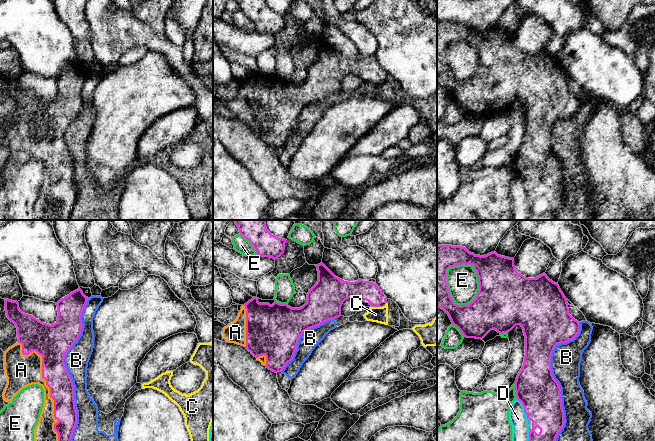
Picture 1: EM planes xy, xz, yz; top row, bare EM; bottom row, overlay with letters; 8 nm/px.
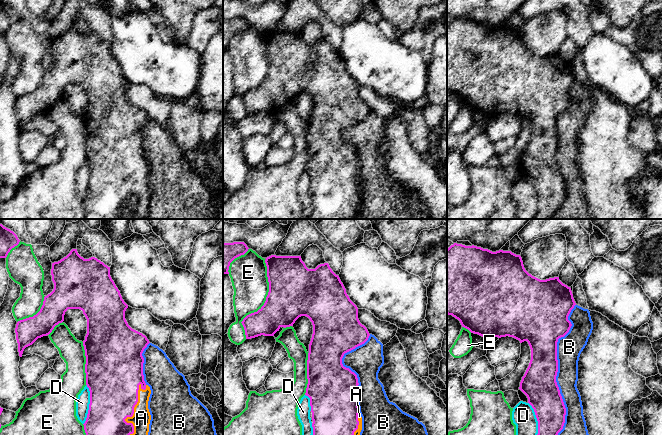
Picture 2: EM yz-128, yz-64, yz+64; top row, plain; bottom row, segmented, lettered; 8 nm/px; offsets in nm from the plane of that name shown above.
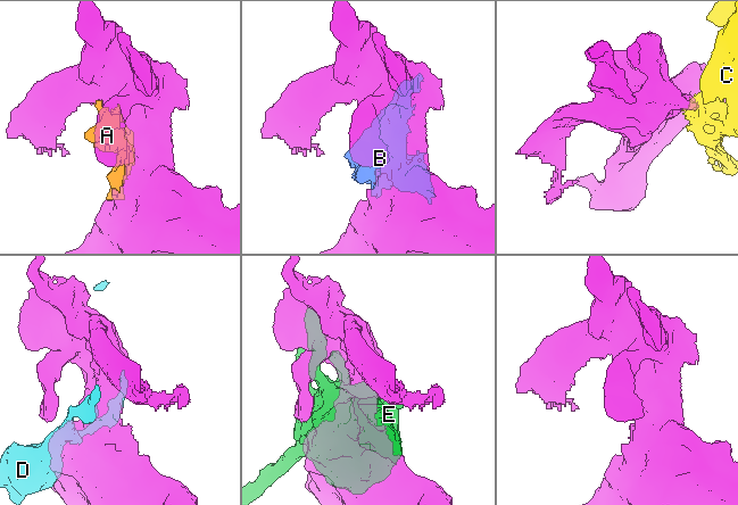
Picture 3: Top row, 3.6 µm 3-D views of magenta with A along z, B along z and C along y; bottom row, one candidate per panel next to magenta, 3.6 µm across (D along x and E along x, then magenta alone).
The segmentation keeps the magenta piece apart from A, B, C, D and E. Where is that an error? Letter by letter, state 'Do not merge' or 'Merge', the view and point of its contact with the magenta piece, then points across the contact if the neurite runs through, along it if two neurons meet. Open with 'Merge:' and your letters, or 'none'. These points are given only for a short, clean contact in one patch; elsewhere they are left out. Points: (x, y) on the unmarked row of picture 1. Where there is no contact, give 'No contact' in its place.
Merge: A
A: Merge. Touches magenta at xy (46, 160)
B: Do not merge. Touches magenta at xy (67, 147)
C: Do not merge. Touches magenta at xz (375, 82)
D: Do not merge. Touches magenta at yz (523, 182)
E: Do not merge. Touches magenta at yz (479, 64)

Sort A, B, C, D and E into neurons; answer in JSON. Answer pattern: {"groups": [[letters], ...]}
{"groups": [["A"], ["B", "C"], ["D"], ["E"]]}

